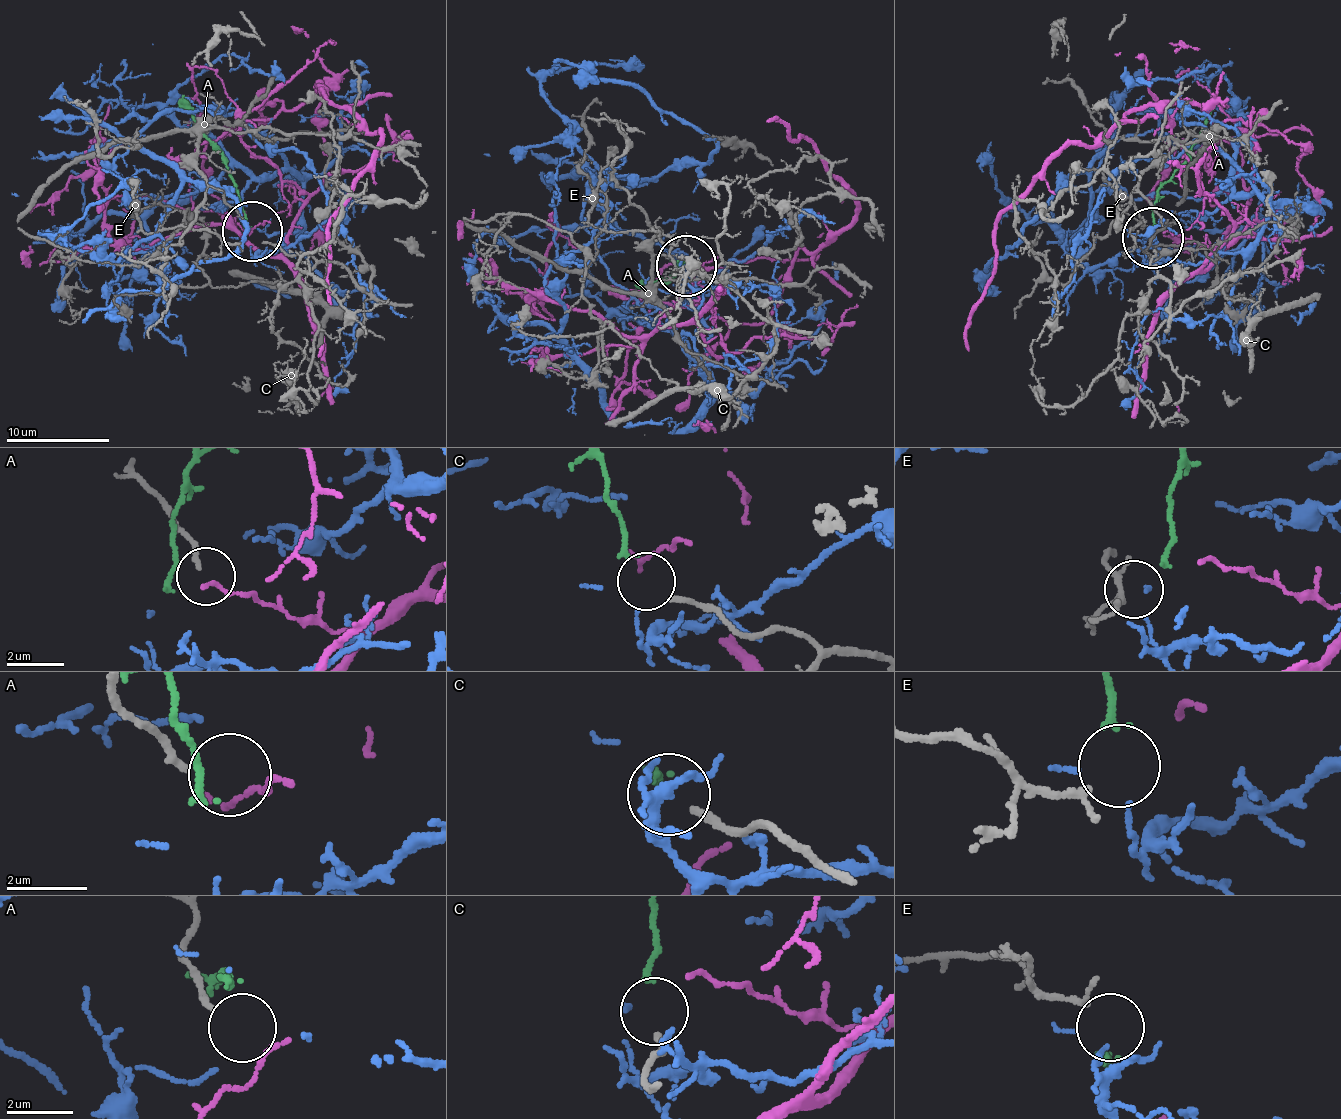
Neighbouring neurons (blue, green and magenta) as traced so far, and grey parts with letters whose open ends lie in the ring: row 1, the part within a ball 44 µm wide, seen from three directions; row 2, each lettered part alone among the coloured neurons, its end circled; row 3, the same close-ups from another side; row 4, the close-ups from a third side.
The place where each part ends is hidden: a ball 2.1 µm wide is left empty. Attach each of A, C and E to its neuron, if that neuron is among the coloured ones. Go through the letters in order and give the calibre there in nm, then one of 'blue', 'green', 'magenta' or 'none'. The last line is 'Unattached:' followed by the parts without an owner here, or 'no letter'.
A: 180 nm | none
C: 190 nm | green
E: 140 nm | none
Unattached: A, E

